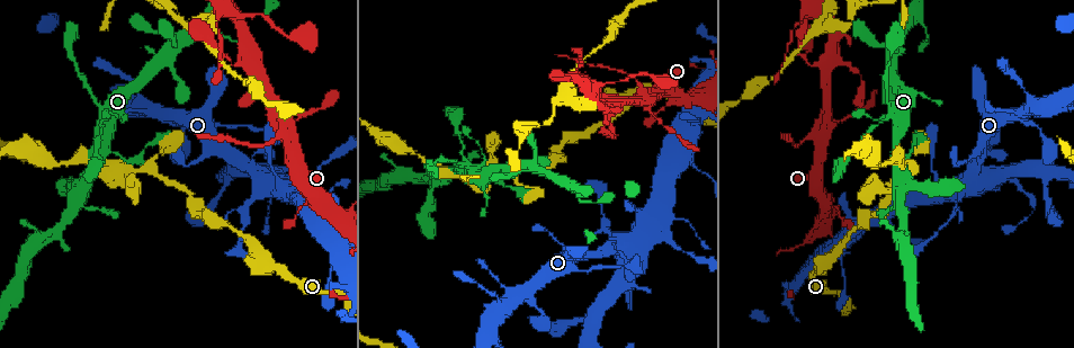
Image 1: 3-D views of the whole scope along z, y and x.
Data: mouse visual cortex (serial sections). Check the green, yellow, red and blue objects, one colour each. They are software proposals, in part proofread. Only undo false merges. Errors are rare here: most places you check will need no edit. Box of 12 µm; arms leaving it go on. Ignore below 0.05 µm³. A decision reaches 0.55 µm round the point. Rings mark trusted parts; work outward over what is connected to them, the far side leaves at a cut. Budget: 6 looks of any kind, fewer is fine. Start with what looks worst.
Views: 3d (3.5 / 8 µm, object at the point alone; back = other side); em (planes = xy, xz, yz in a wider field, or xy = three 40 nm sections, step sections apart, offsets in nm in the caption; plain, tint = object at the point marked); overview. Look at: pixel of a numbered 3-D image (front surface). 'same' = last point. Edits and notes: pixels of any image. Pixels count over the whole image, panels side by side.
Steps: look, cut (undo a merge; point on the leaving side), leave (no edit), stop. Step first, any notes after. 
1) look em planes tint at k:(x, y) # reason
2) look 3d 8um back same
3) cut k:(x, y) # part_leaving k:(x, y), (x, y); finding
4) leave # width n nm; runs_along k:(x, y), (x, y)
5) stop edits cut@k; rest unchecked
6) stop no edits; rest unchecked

look em xy step 2 tint at 1:(612, 99) # four-way junction

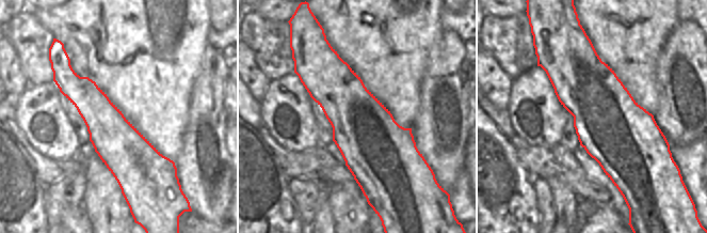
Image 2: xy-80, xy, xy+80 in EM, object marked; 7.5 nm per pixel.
look 3d 3.5um same # see where the arms go

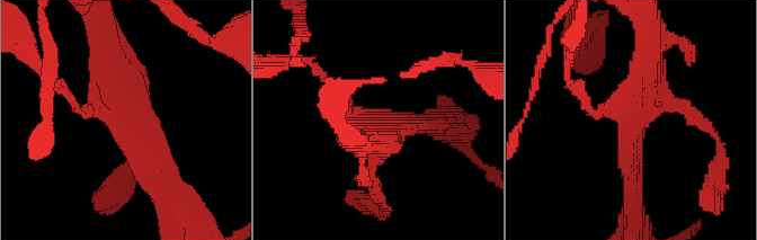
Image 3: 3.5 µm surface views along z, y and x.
leave # continuous, no second cell

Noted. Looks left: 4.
look 3d 3.5um at 1:(809, 10) # sharp bend

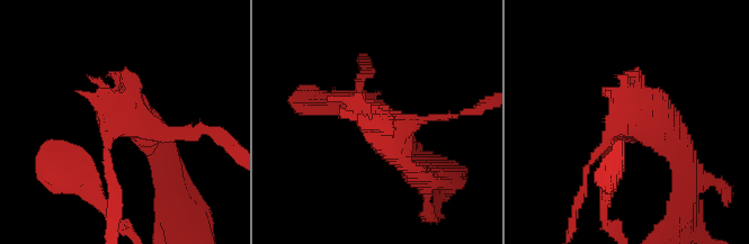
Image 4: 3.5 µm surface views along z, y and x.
look em planes tint at 4:(117, 118) # shape alone is not enough

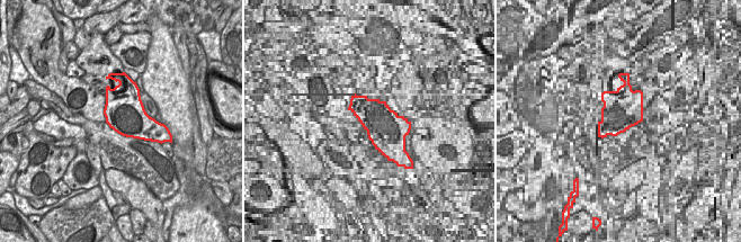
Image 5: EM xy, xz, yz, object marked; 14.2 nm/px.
look em xy step 3 tint same # another direction

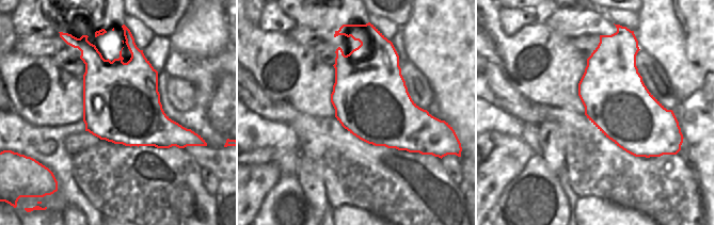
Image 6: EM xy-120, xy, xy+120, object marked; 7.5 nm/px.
leave # one cell here

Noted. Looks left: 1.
stop no edits; rest unchecked

